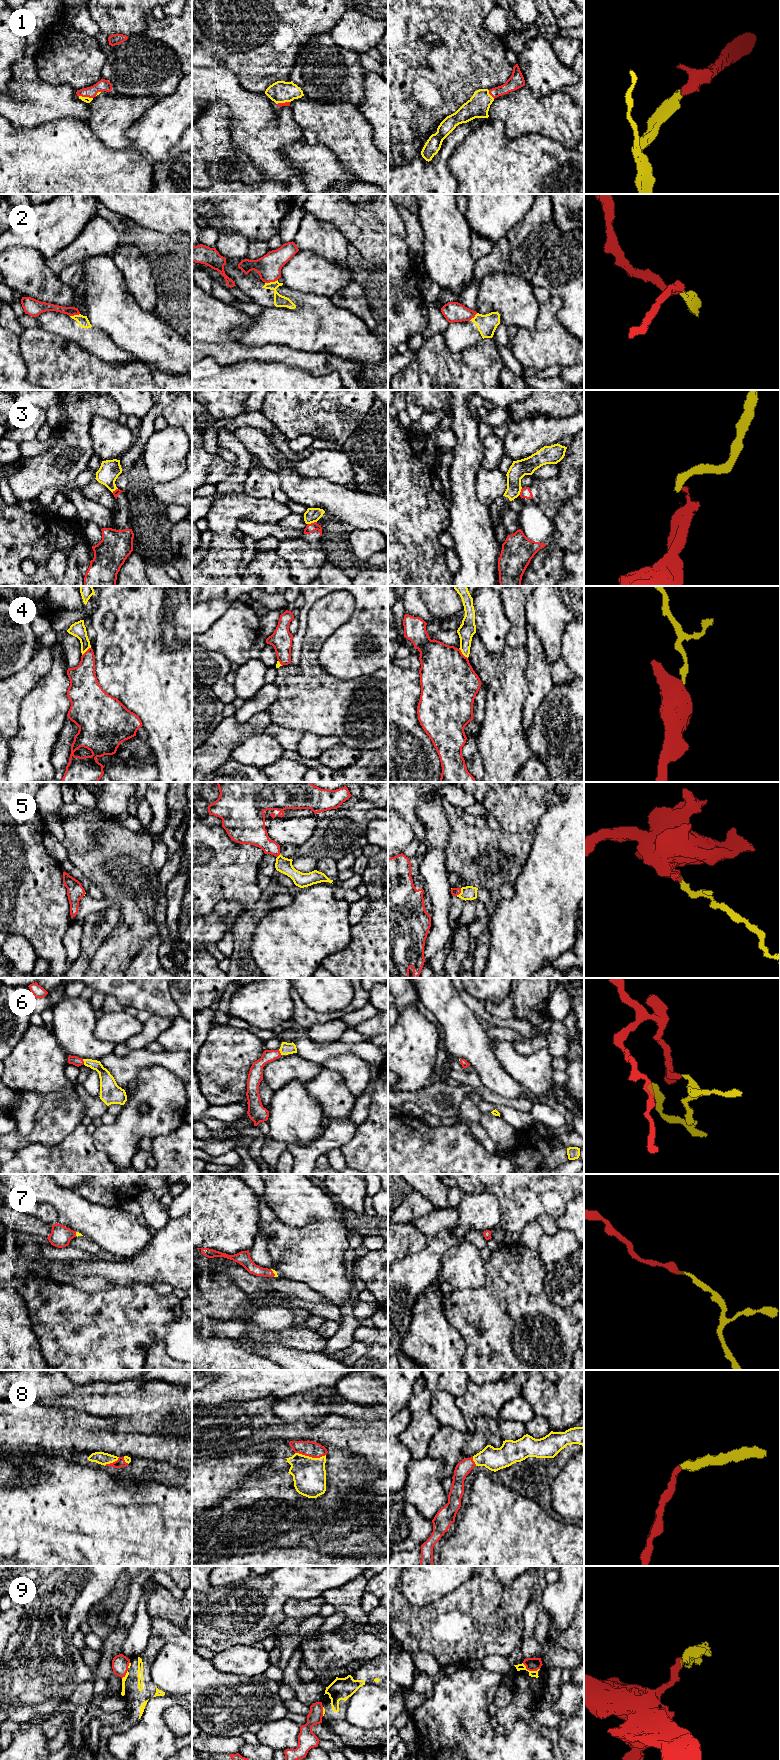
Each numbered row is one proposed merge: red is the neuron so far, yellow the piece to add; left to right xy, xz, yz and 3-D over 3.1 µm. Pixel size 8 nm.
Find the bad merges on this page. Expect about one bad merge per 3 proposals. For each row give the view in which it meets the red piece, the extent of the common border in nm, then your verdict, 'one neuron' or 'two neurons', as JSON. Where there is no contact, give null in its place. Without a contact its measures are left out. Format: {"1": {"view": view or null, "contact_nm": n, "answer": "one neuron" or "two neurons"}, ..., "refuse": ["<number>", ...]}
{"1": {"view": "xy", "contact_nm": 120, "answer": "one neuron"}, "2": {"view": "xz", "contact_nm": 110, "answer": "two neurons"}, "3": {"view": "xz", "contact_nm": 80, "answer": "two neurons"}, "4": {"view": "yz", "contact_nm": 110, "answer": "two neurons"}, "5": {"view": "yz", "contact_nm": 80, "answer": "one neuron"}, "6": {"view": "xy", "contact_nm": 40, "answer": "one neuron"}, "7": {"view": "xz", "contact_nm": 70, "answer": "one neuron"}, "8": {"view": "xz", "contact_nm": 240, "answer": "one neuron"}, "9": {"view": "yz", "contact_nm": 150, "answer": "two neurons"}, "refuse": ["2", "3", "4", "9"]}

